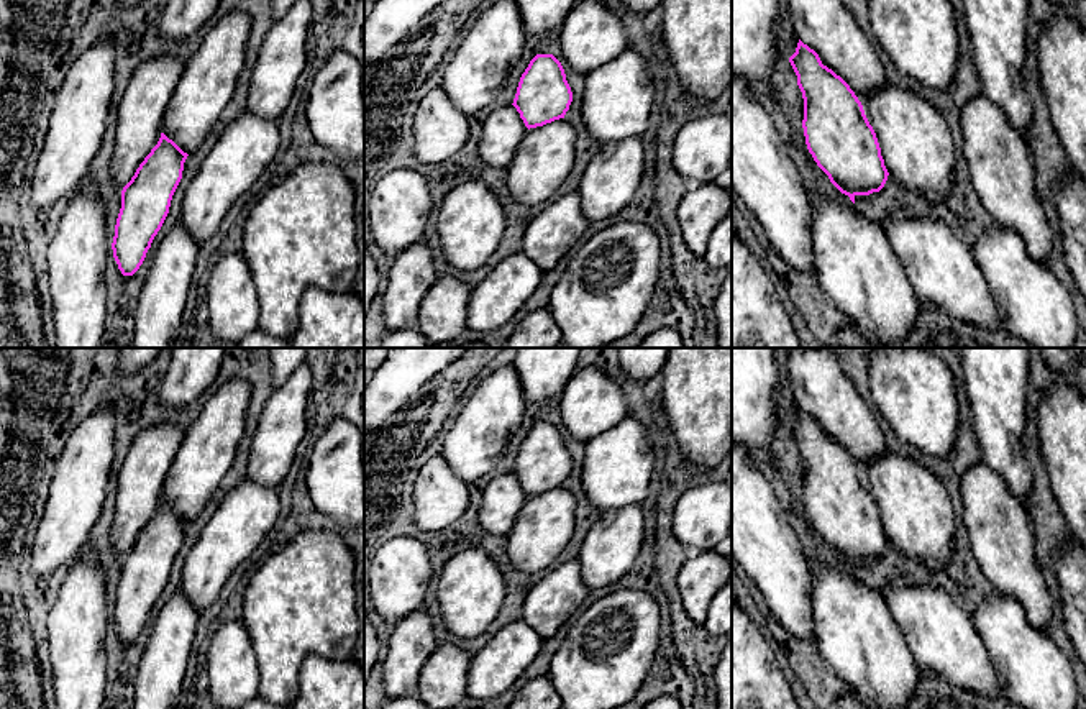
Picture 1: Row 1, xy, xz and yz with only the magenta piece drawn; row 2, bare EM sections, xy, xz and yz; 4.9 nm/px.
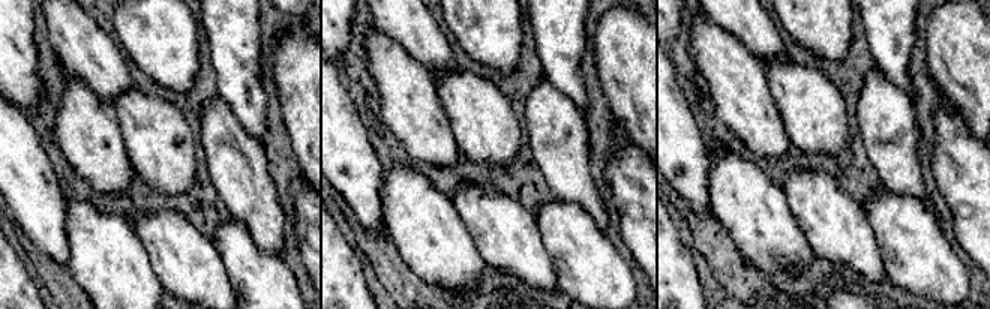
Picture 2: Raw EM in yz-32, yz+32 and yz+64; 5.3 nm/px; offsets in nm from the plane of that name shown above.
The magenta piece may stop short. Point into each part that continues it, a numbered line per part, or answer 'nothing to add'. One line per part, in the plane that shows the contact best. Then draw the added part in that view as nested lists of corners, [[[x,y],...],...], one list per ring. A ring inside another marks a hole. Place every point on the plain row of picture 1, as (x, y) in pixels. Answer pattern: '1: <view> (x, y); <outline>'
nothing to add

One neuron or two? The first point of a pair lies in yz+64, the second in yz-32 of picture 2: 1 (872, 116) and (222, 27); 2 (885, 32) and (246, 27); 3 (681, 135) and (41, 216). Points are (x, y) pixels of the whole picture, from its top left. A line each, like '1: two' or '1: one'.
1: two
2: one
3: one

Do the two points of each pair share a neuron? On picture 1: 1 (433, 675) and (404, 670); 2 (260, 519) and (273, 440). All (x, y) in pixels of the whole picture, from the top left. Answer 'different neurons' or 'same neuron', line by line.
1: different neurons
2: different neurons

